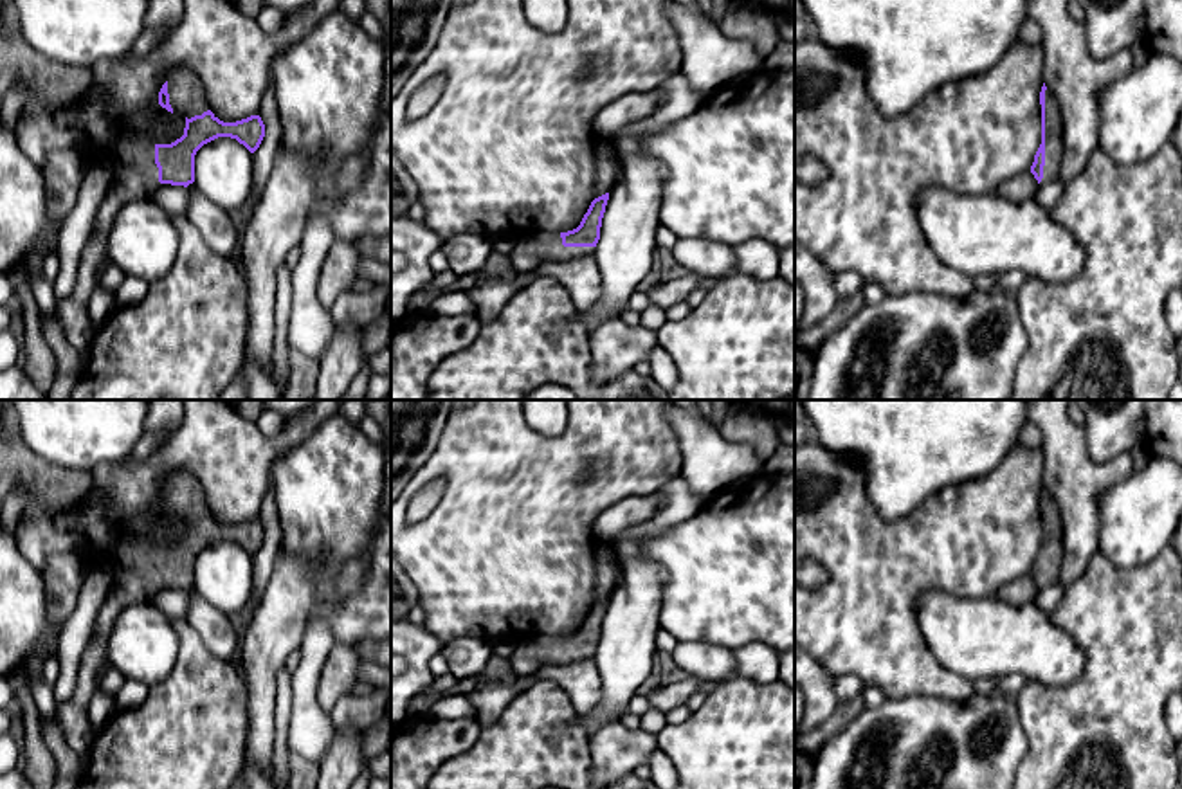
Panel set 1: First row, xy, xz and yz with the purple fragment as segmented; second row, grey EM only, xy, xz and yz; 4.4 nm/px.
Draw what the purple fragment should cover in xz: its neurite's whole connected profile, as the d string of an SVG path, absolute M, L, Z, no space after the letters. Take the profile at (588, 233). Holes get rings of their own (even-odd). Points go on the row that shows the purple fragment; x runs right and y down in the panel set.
M609 193L595 198L580 225L573 231L560 234L532 232L515 238L515 245L508 254L515 272L530 274L548 261L566 261L596 254L607 200Z

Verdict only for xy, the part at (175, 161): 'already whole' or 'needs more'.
needs more

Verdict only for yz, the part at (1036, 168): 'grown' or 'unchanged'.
grown

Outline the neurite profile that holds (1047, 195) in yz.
M1054 178L1043 186L1038 186L1034 200L1041 209L1052 209L1065 191L1065 184L1059 178Z

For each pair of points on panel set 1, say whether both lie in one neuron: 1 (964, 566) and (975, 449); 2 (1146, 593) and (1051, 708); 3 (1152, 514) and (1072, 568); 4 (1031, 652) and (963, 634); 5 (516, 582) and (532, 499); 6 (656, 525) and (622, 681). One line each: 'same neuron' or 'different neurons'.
1: different neurons
2: same neuron
3: different neurons
4: same neuron
5: same neuron
6: same neuron

